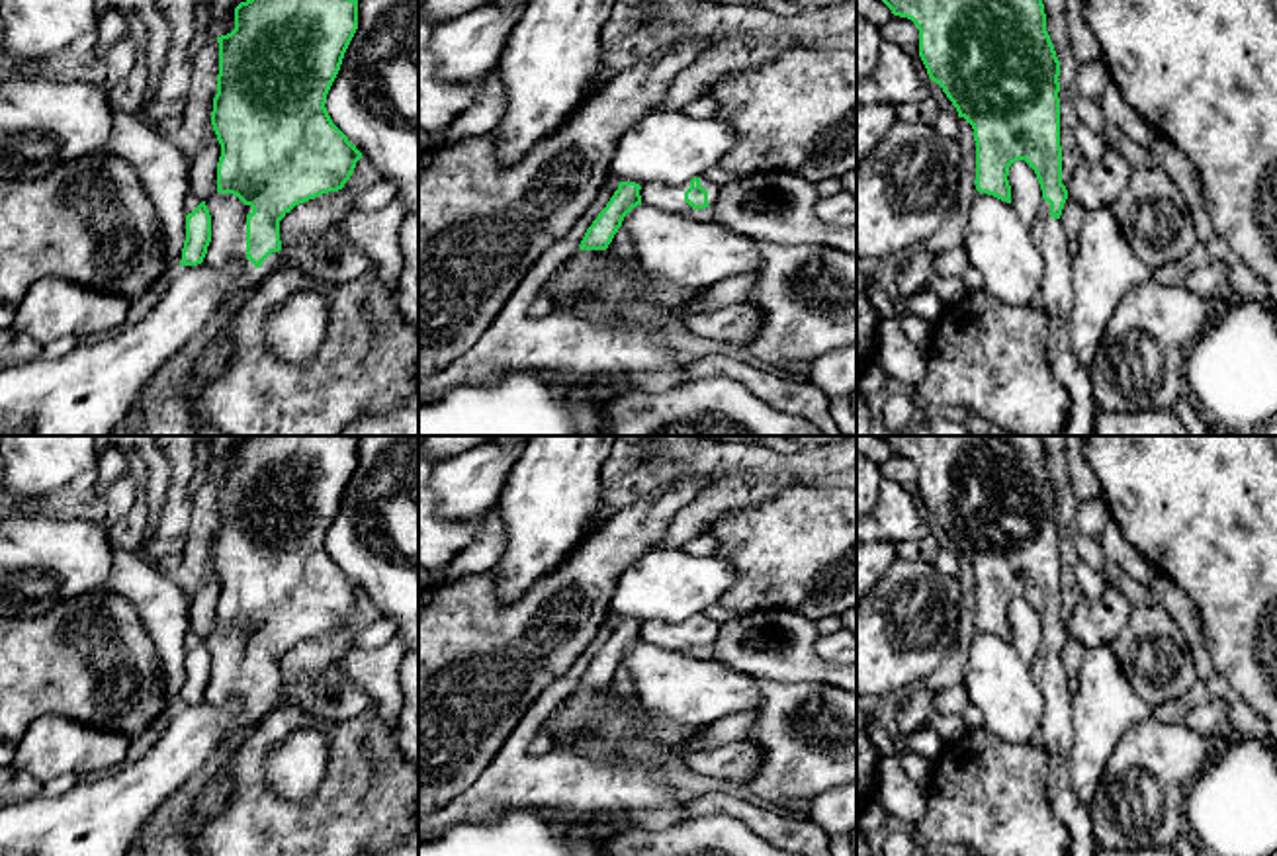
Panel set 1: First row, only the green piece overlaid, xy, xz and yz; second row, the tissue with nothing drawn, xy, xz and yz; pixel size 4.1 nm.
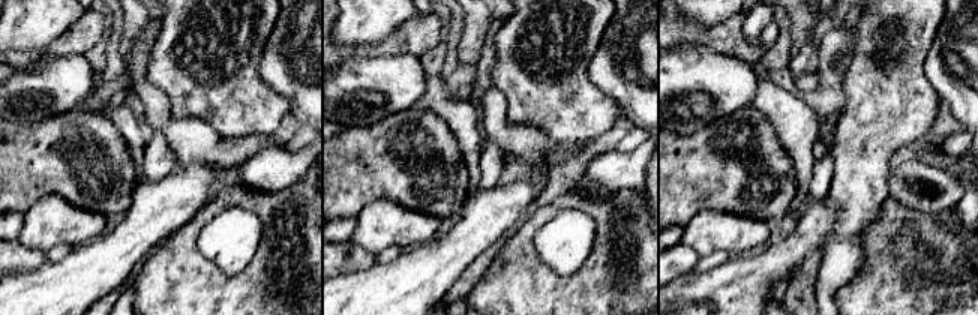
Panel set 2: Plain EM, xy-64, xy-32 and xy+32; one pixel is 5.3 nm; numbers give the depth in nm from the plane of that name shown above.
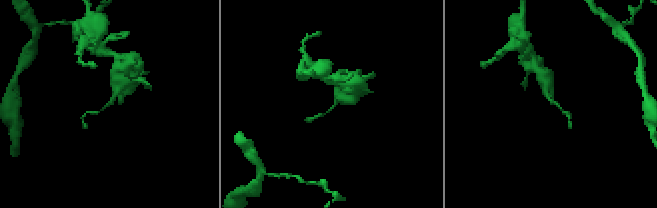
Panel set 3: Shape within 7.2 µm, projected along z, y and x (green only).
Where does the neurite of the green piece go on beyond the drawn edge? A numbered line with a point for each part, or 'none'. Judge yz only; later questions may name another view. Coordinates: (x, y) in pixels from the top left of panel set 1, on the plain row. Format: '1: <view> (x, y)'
1: yz (1056, 727)

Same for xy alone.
1: xy (227, 686)

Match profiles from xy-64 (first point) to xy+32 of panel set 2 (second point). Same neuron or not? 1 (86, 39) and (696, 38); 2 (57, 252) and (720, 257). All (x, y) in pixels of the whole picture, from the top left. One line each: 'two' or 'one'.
1: one
2: one

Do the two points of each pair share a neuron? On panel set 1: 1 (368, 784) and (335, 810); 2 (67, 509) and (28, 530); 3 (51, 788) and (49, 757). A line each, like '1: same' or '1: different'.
1: same
2: different
3: different

